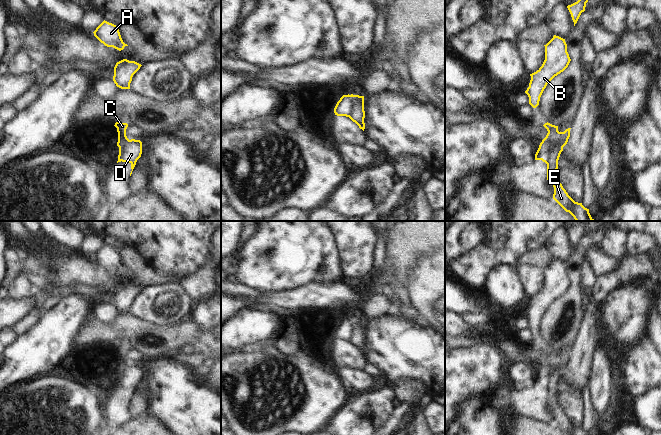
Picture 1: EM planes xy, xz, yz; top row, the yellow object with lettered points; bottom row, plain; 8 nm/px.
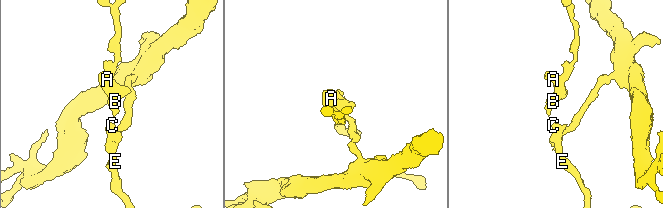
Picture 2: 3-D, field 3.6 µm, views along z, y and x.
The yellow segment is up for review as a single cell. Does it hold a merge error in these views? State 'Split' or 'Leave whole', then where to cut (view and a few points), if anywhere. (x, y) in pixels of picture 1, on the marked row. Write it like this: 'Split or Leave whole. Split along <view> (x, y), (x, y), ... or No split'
Split. Split along yz (543, 139), (547, 140), (551, 145), (549, 174), (547, 176)

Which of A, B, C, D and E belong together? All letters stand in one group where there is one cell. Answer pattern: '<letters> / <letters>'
A B C E / D

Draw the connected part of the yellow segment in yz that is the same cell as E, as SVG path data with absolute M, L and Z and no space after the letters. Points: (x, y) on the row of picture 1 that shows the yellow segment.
M550 123L543 125L548 133L543 139L552 145L552 151L549 157L549 175L547 180L553 184L554 194L553 199L566 211L569 212L576 221L596 221L594 220L589 209L585 208L582 203L575 202L563 188L562 184L557 178L558 160L563 147L558 145L558 142L563 134L569 133L571 128L566 129L564 132L558 131L558 126Z

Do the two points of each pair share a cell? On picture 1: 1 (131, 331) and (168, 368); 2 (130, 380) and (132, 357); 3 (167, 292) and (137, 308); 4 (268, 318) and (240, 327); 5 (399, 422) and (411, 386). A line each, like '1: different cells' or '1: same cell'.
1: different cells
2: different cells
3: same cell
4: same cell
5: same cell

